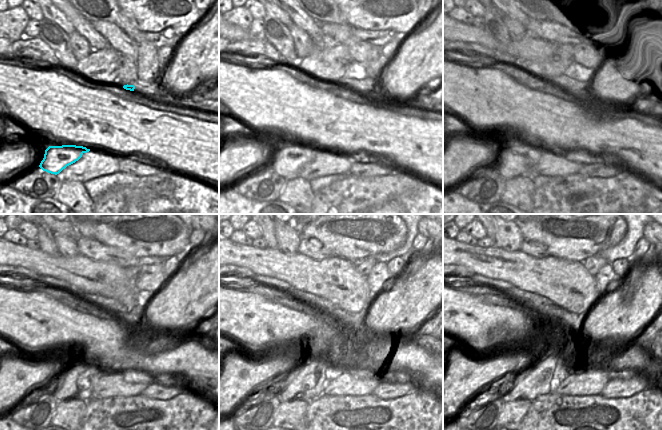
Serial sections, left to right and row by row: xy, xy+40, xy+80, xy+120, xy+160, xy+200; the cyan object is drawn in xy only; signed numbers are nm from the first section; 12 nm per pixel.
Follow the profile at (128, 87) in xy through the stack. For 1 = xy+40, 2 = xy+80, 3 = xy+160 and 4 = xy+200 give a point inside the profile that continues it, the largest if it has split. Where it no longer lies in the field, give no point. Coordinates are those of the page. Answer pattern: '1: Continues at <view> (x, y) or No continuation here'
1: Continues at xy+40 (354, 89)
2: Continues at xy+80 (579, 92)
3: Continues at xy+160 (351, 321)
4: Continues at xy+200 (548, 372).

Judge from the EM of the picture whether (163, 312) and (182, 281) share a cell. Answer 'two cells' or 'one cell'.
one cell

